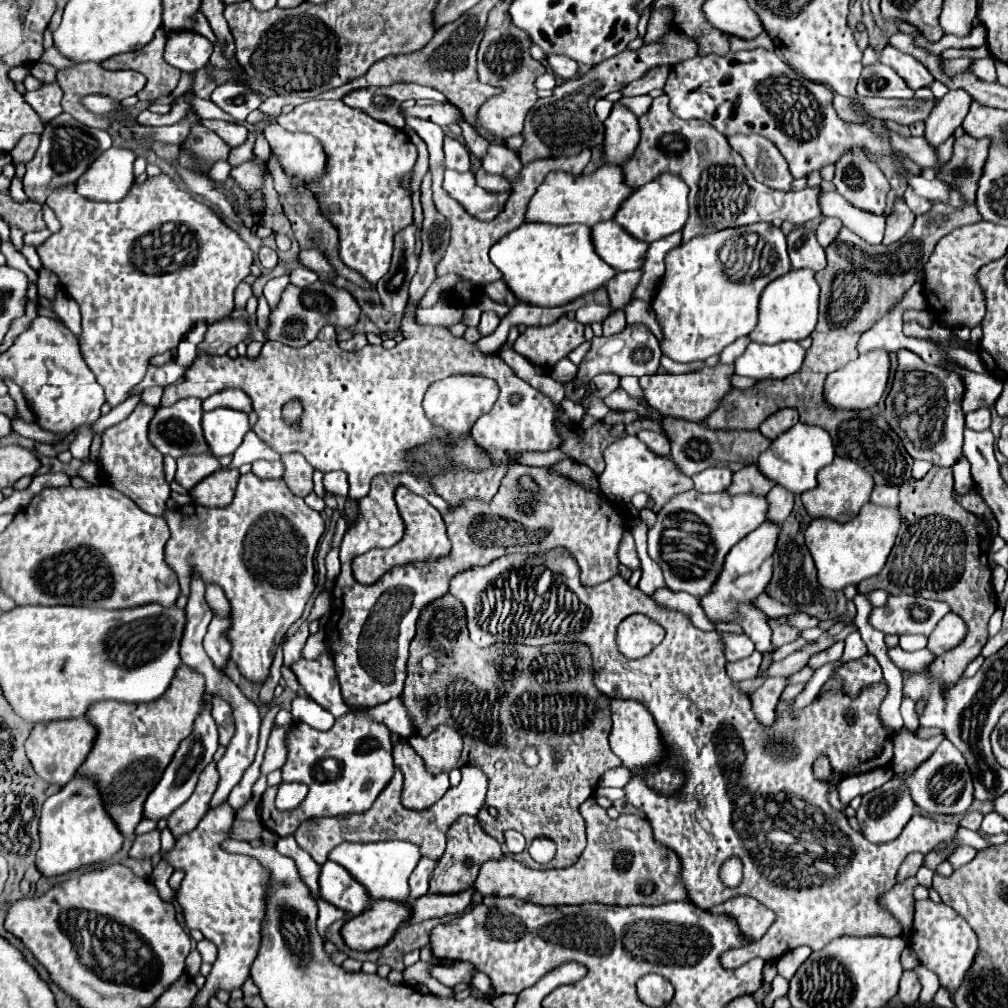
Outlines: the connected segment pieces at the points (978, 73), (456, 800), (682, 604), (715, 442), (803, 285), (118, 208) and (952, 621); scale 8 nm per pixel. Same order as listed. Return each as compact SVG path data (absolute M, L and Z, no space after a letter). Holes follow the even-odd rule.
M982 58L972 62L972 66L968 68L970 74L974 74L978 80L984 82L996 82L996 70L994 70L994 60L992 58Z
M396 768L390 784L382 790L380 798L372 804L370 810L356 814L356 816L342 816L342 818L310 818L300 824L296 830L296 842L302 850L306 850L314 862L324 864L328 860L328 854L334 850L334 846L342 842L380 842L380 840L406 840L420 848L420 854L430 860L438 860L444 854L444 842L446 842L446 830L450 824L462 816L462 814L478 814L478 810L484 804L486 796L486 778L482 770L468 768L462 772L462 782L451 787L436 804L424 810L410 810L402 806L402 784L404 774L400 768Z
M658 588L650 598L660 608L668 608L668 610L676 610L676 612L686 614L696 628L700 628L704 632L712 632L714 630L714 624L708 622L708 618L704 616L696 596L686 594L686 592L674 592L674 590L668 590L668 588Z
M670 416L662 420L662 430L670 436L672 460L680 470L684 470L686 476L694 476L710 466L726 466L736 472L748 464L756 464L760 452L772 444L772 440L766 438L760 430L710 430L698 422L686 422Z
M790 270L788 274L770 282L760 298L760 318L756 328L748 334L758 344L778 344L784 340L802 340L812 334L818 322L818 284L812 270Z
M158 174L148 178L144 184L132 184L132 190L120 202L92 202L84 200L74 192L74 186L60 188L52 192L46 204L54 210L56 218L62 222L62 228L52 234L44 244L40 244L38 256L42 266L56 272L60 284L66 292L78 302L82 312L82 334L78 338L82 356L88 368L94 372L96 382L104 388L106 402L110 406L118 406L124 402L132 388L138 386L146 374L150 358L156 354L164 354L178 346L182 336L196 322L218 322L226 318L234 310L234 290L236 286L250 274L252 266L252 250L248 244L226 226L212 208L204 202L194 200L188 192L180 190L172 178L166 174ZM172 222L178 226L186 226L198 244L198 254L186 266L180 266L174 272L146 274L132 264L132 254L136 242L158 230L162 224Z
M946 614L938 624L936 628L932 630L930 638L928 638L928 648L940 656L942 652L954 648L956 644L960 644L960 640L964 638L966 634L966 626L964 626L964 620L956 614Z

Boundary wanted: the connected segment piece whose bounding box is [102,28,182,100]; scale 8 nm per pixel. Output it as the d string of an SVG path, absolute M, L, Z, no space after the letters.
M162 28L156 30L154 38L142 46L136 52L118 54L116 58L108 58L108 62L102 62L106 70L136 70L146 76L144 90L138 92L140 100L156 100L158 96L168 96L176 88L180 80L180 70L170 66L164 58L164 44L166 34Z

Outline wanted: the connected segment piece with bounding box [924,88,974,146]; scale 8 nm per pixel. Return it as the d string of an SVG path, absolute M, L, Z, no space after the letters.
M950 90L944 98L936 100L930 116L926 118L926 140L932 146L942 144L954 130L962 124L964 116L968 114L968 108L972 104L972 96L968 92Z

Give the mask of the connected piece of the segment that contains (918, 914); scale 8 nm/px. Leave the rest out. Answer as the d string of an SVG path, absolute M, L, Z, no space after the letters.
M926 898L916 902L910 948L912 952L916 952L920 964L938 976L940 986L946 988L950 994L954 994L962 986L966 972L974 964L976 952L978 952L978 936L966 924L966 920L960 914L956 914L950 906L942 902L936 904L930 898Z

